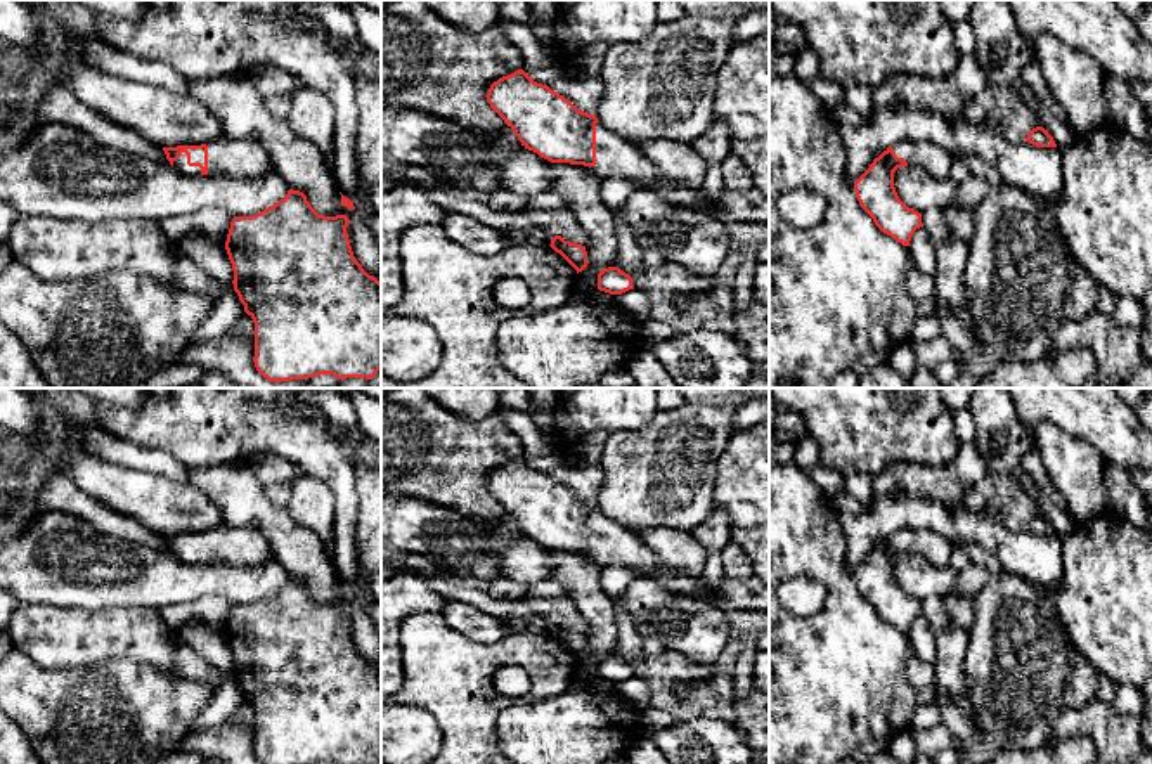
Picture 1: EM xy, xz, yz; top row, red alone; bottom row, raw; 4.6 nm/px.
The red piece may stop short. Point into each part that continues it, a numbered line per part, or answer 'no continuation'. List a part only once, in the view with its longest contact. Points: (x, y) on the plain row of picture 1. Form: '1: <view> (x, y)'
1: xy (181, 553)

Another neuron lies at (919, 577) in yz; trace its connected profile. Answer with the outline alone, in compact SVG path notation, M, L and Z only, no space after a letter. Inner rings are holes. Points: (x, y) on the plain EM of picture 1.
M903 554L894 560L894 575L899 587L915 599L946 596L955 582L956 572L949 567L937 567L922 554Z

